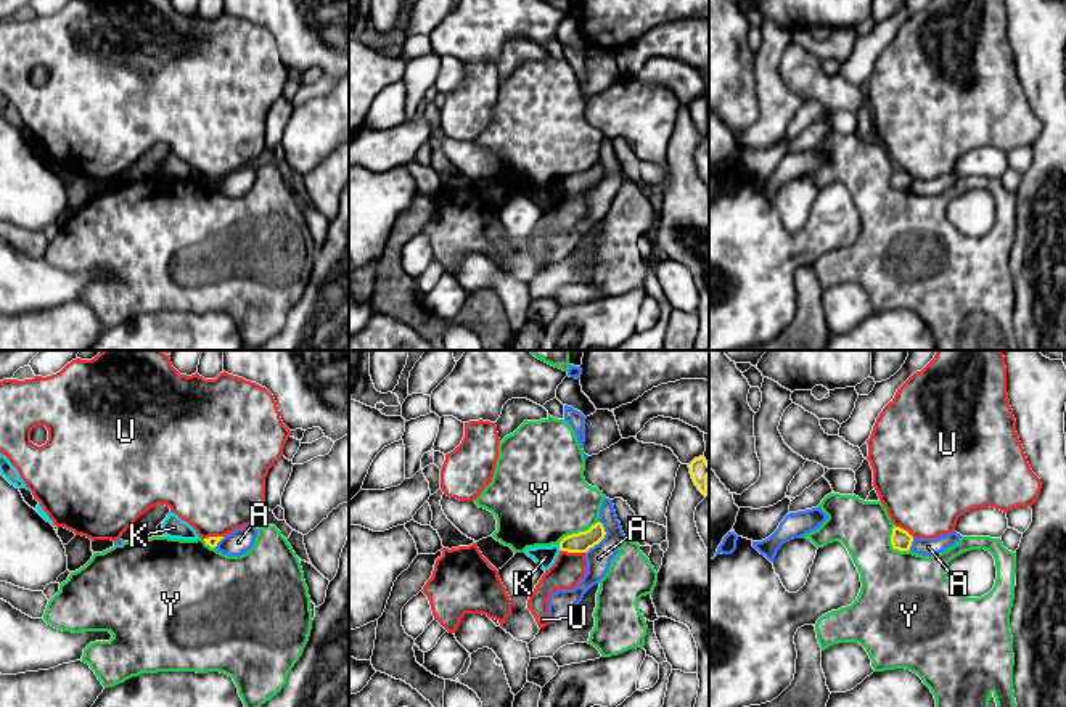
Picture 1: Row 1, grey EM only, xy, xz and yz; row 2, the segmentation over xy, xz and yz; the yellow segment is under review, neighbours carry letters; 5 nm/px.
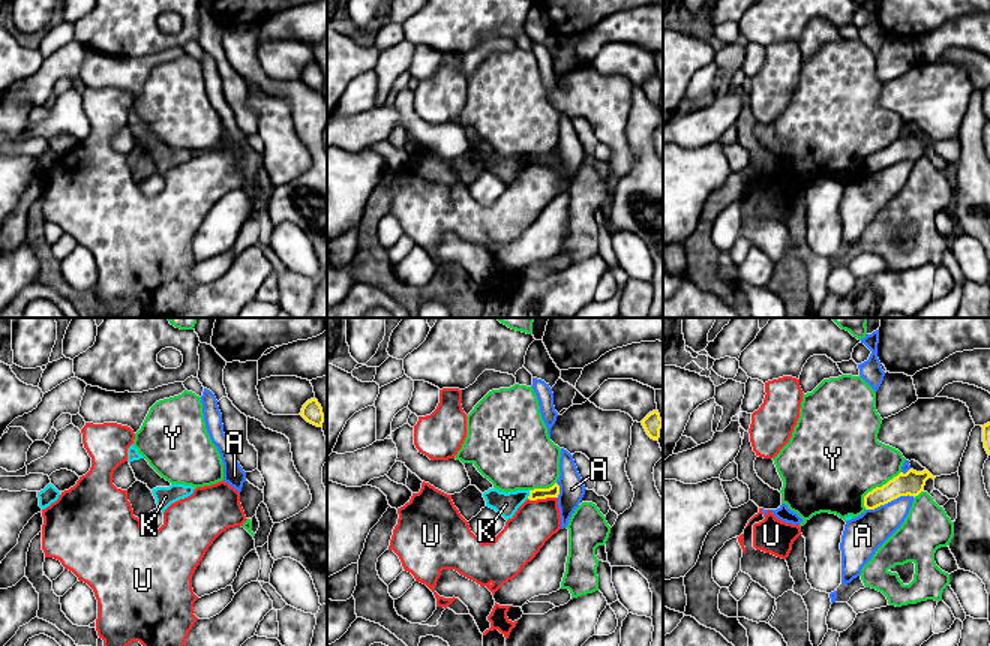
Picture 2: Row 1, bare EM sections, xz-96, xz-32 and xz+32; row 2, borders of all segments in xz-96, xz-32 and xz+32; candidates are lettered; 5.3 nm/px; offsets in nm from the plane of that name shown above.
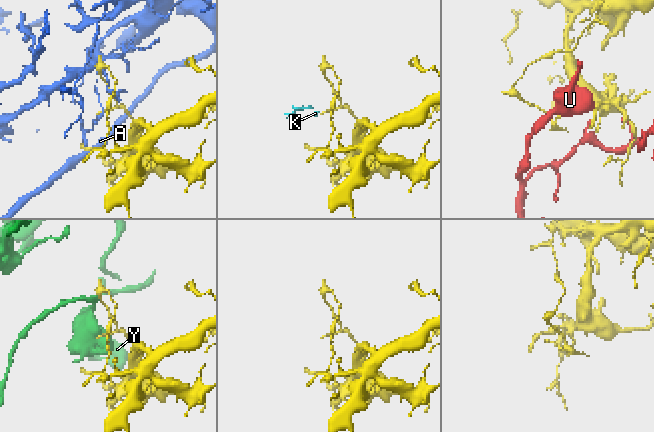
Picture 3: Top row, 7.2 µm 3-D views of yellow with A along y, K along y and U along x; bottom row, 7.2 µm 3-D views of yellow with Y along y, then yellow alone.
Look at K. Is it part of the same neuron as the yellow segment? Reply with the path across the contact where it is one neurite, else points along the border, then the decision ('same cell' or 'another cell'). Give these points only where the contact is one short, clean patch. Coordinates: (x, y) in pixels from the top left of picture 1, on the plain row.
border xz (558, 187), (561, 190); another cell

